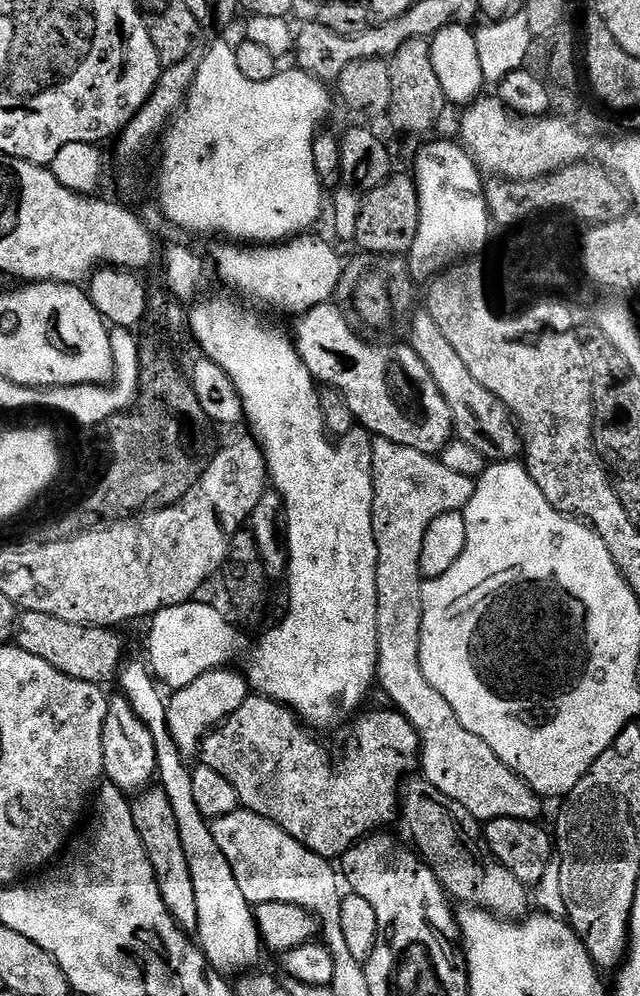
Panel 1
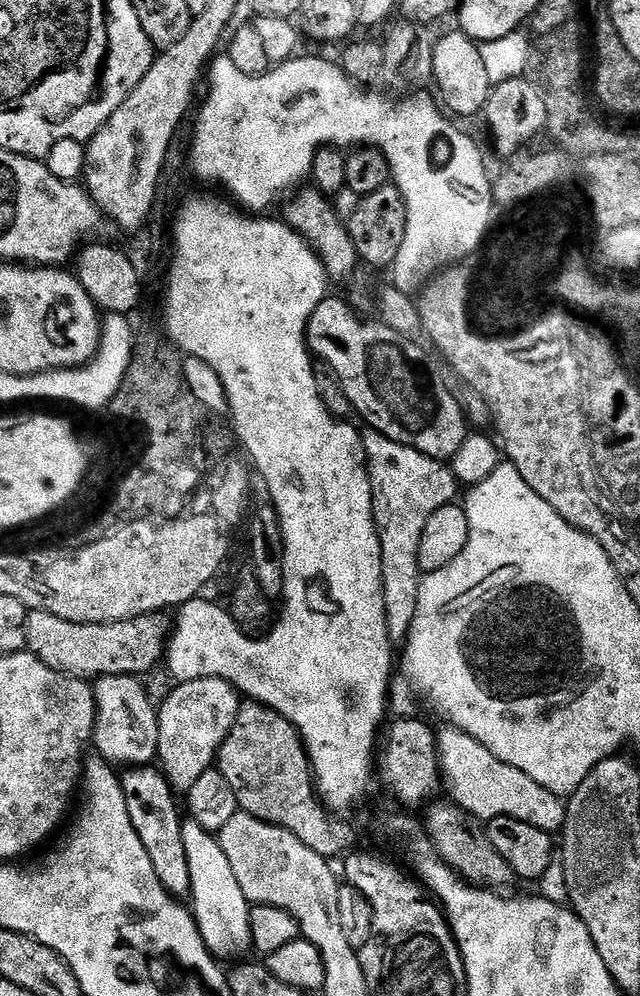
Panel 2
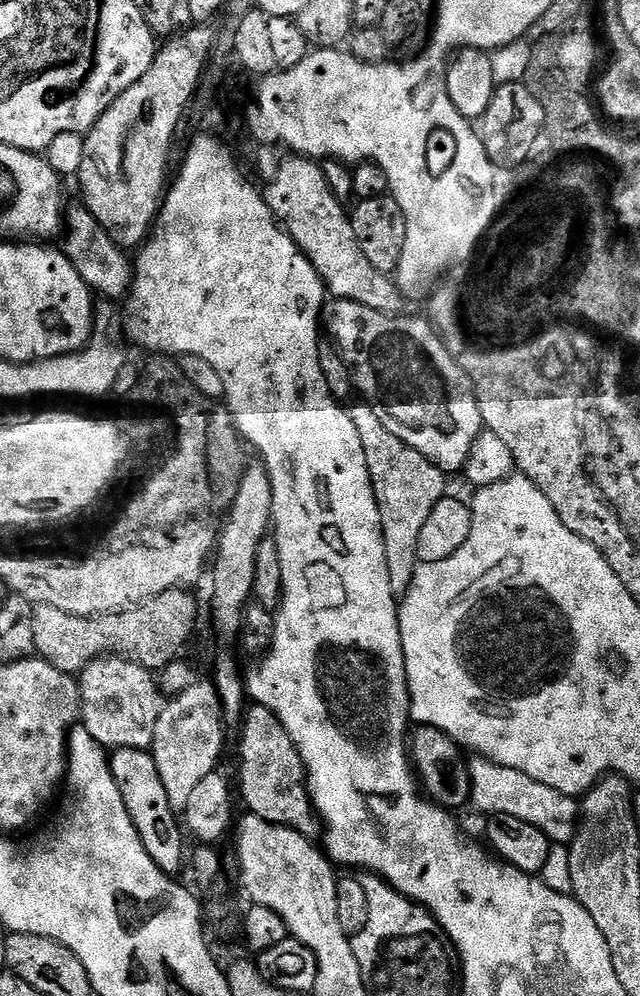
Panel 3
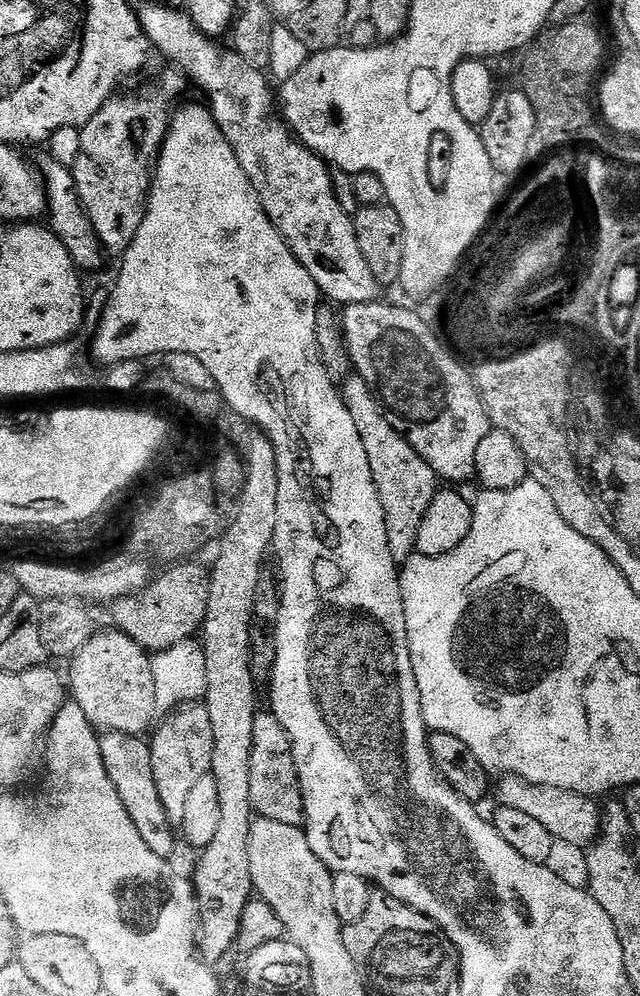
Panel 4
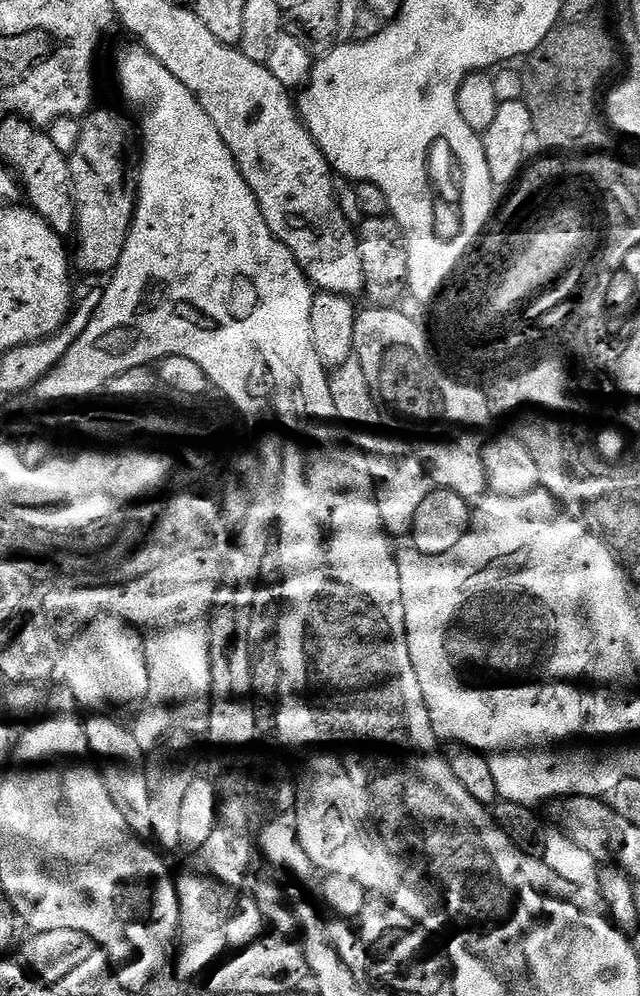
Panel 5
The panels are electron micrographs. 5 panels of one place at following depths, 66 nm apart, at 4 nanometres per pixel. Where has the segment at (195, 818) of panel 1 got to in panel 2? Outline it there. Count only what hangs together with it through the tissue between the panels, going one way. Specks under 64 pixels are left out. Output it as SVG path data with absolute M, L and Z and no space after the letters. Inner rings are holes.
M191 818L184 820L182 843L186 845L186 863L190 865L190 911L196 917L196 925L202 934L202 942L211 950L217 961L239 961L247 952L253 951L250 934L250 914L246 894L234 878L234 869L230 867L230 858L222 850L219 839Z

